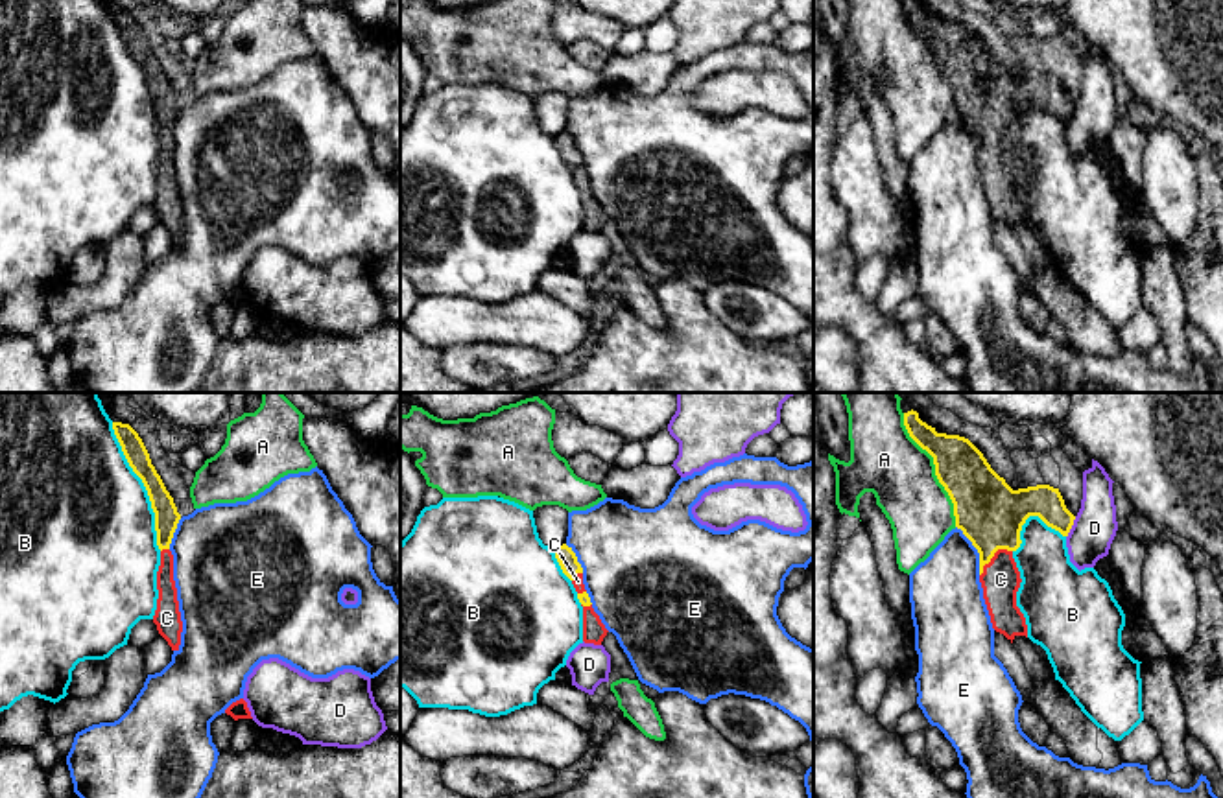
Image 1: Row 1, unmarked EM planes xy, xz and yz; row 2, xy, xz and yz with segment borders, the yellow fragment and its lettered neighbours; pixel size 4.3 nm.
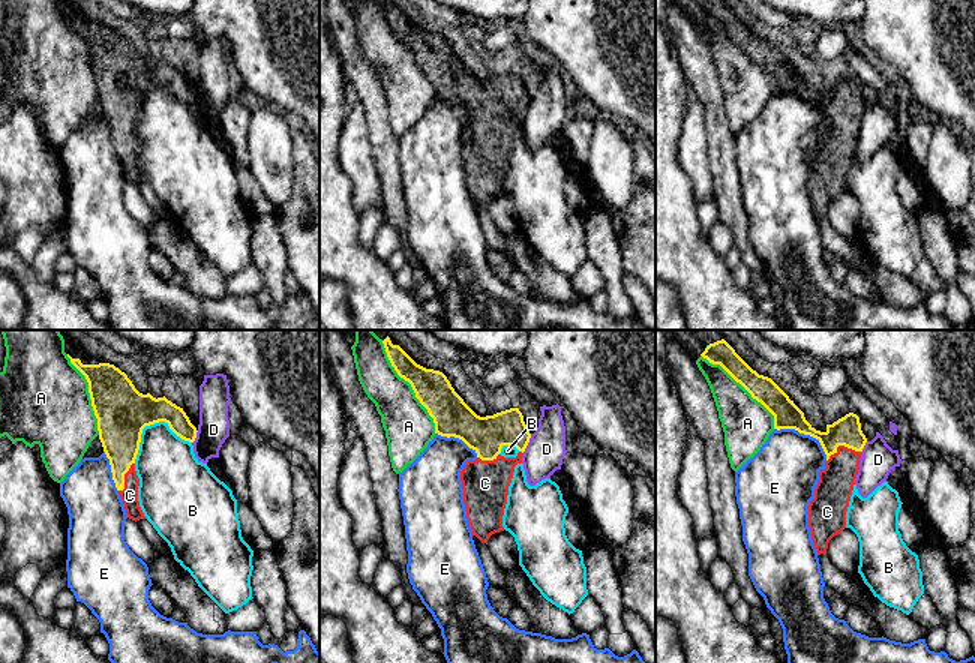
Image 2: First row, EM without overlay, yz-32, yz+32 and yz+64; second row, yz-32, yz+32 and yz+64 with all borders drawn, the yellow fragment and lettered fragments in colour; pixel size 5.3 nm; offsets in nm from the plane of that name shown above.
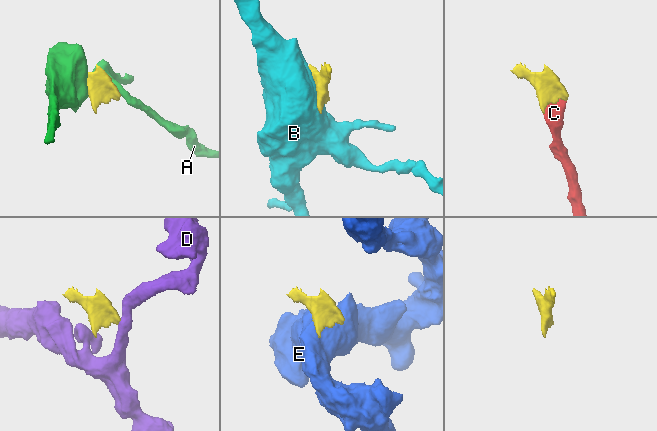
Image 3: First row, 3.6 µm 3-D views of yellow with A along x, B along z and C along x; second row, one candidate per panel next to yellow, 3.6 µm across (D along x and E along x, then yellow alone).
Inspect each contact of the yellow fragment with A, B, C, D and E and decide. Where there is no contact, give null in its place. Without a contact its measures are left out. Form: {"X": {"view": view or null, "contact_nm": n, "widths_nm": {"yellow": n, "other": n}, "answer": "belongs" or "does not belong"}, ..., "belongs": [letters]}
{"A": {"view": "yz", "contact_nm": 550, "widths_nm": {"yellow": 260, "other": 300}, "answer": "does not belong"}, "B": {"view": "xy", "contact_nm": 600, "widths_nm": {"yellow": 110, "other": 500}, "answer": "does not belong"}, "C": {"view": "yz", "contact_nm": 180, "widths_nm": {"yellow": 280, "other": 170}, "answer": "belongs"}, "D": {"view": "yz", "contact_nm": 100, "widths_nm": {"yellow": 140, "other": 190}, "answer": "does not belong"}, "E": {"view": "yz", "contact_nm": 240, "widths_nm": {"yellow": 280, "other": 320}, "answer": "does not belong"}, "belongs": ["C"]}

